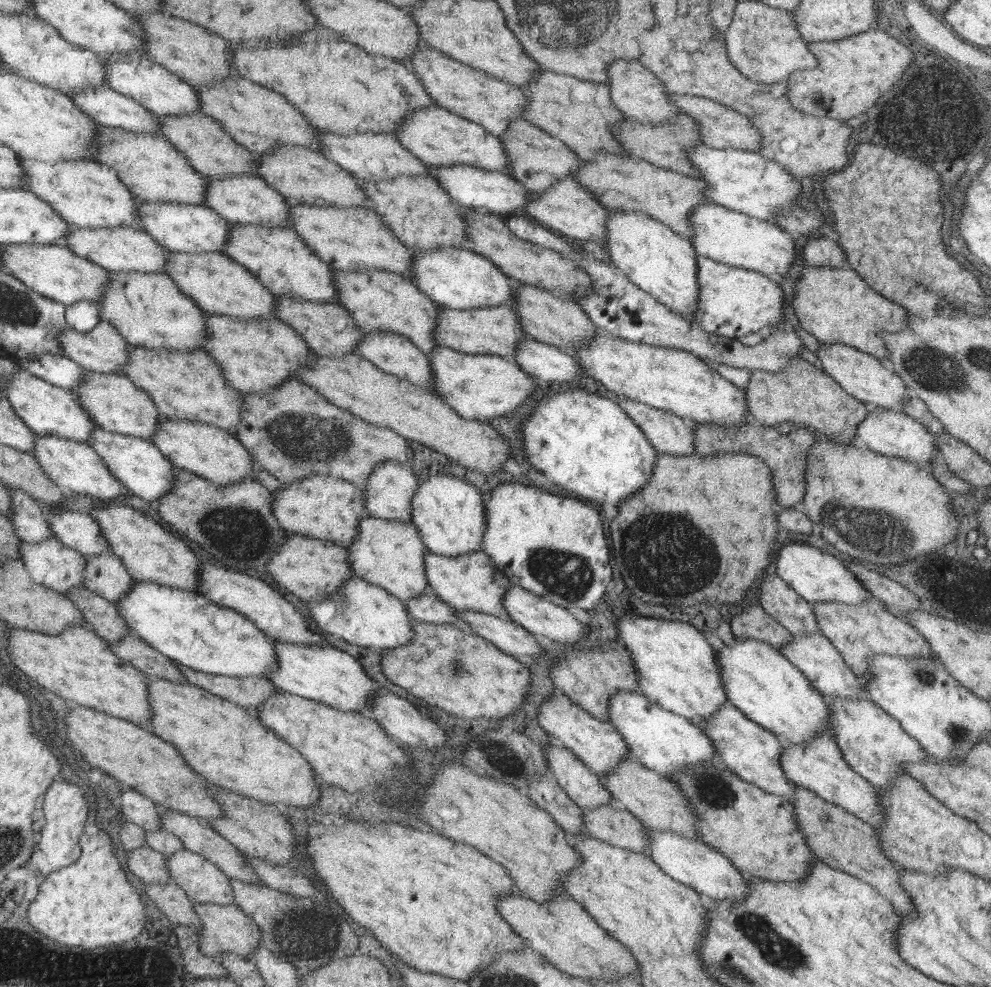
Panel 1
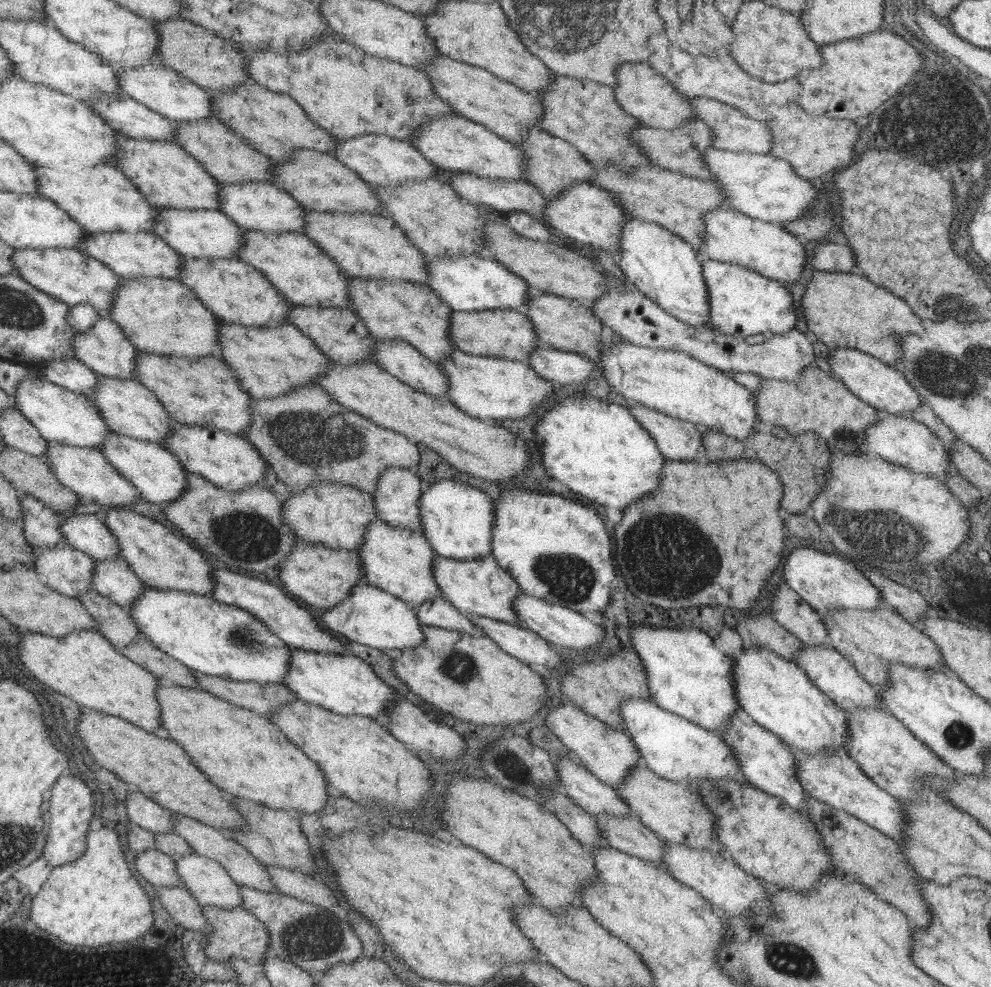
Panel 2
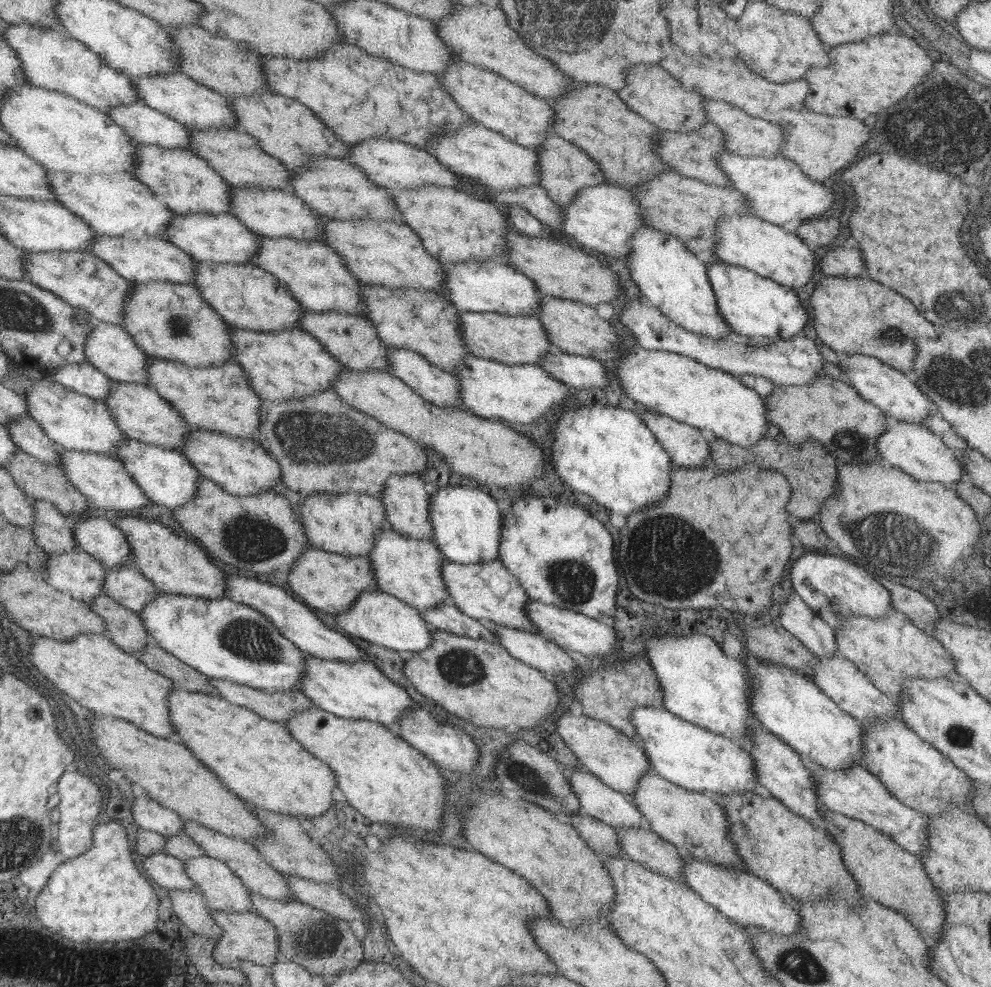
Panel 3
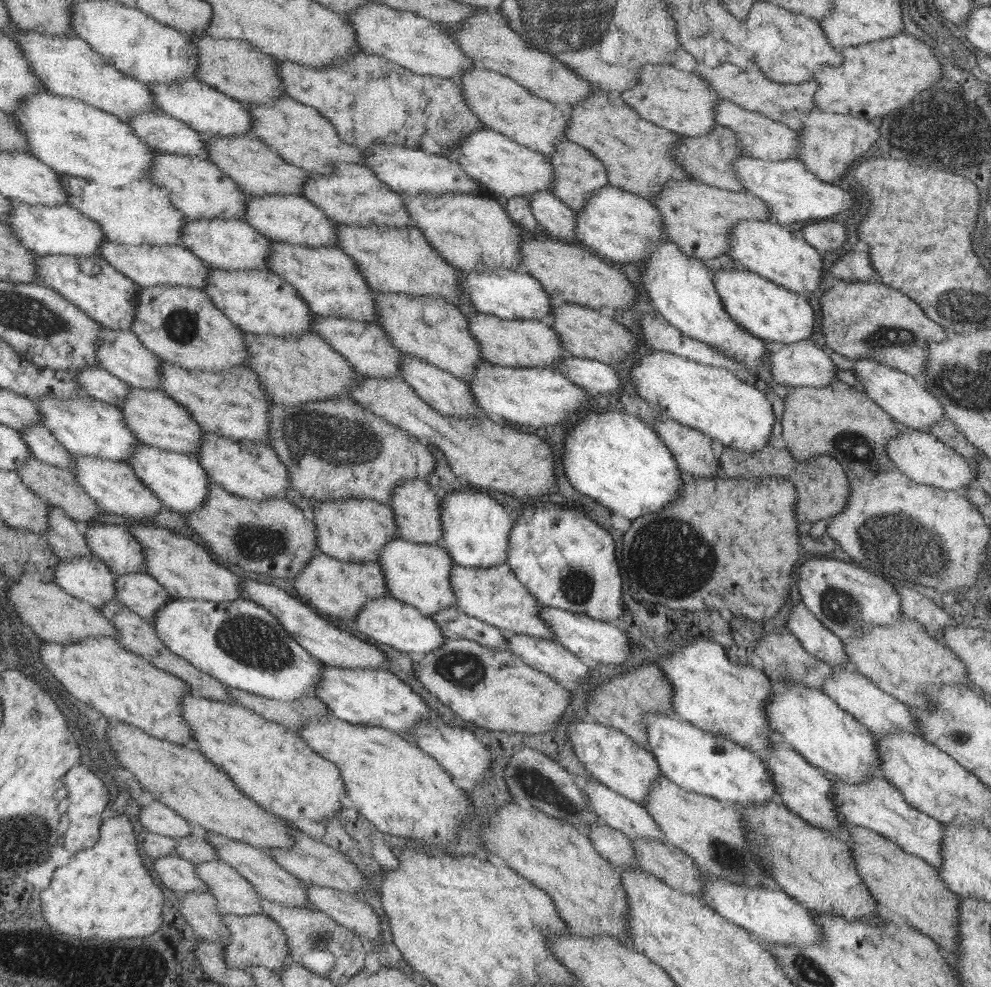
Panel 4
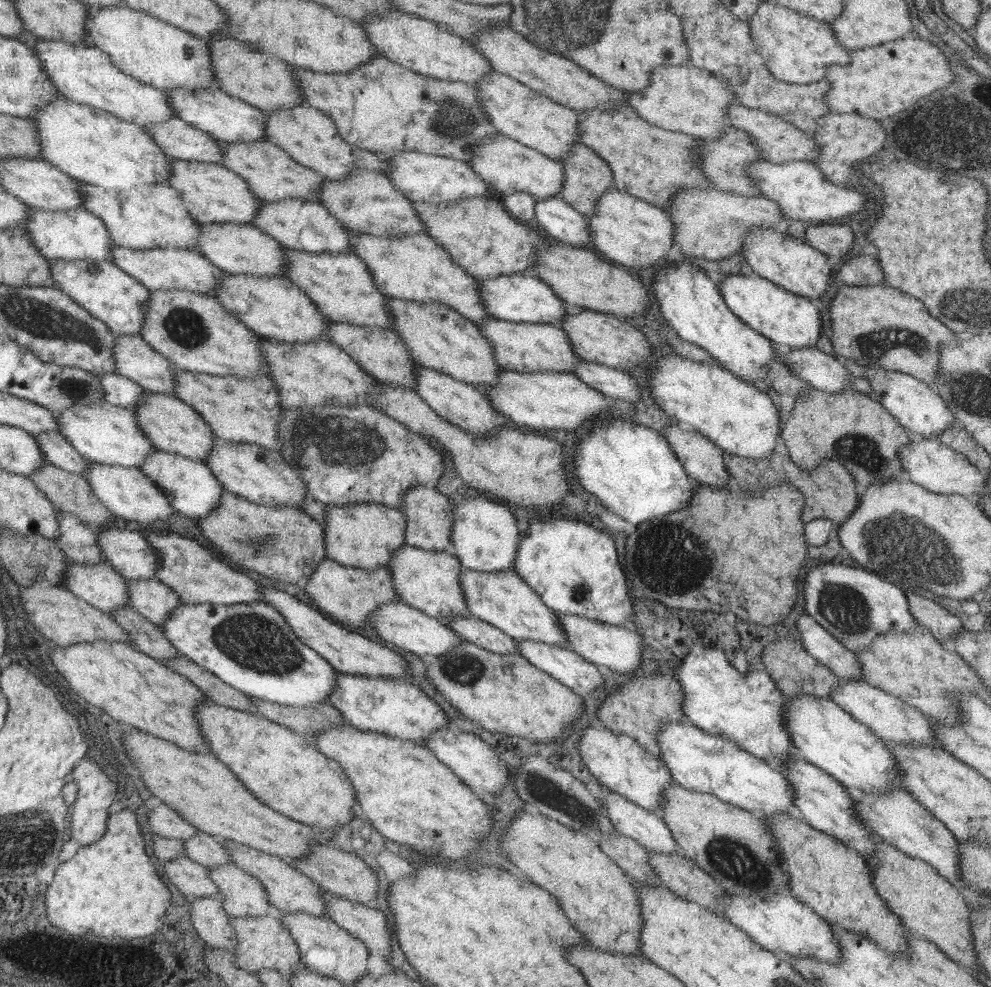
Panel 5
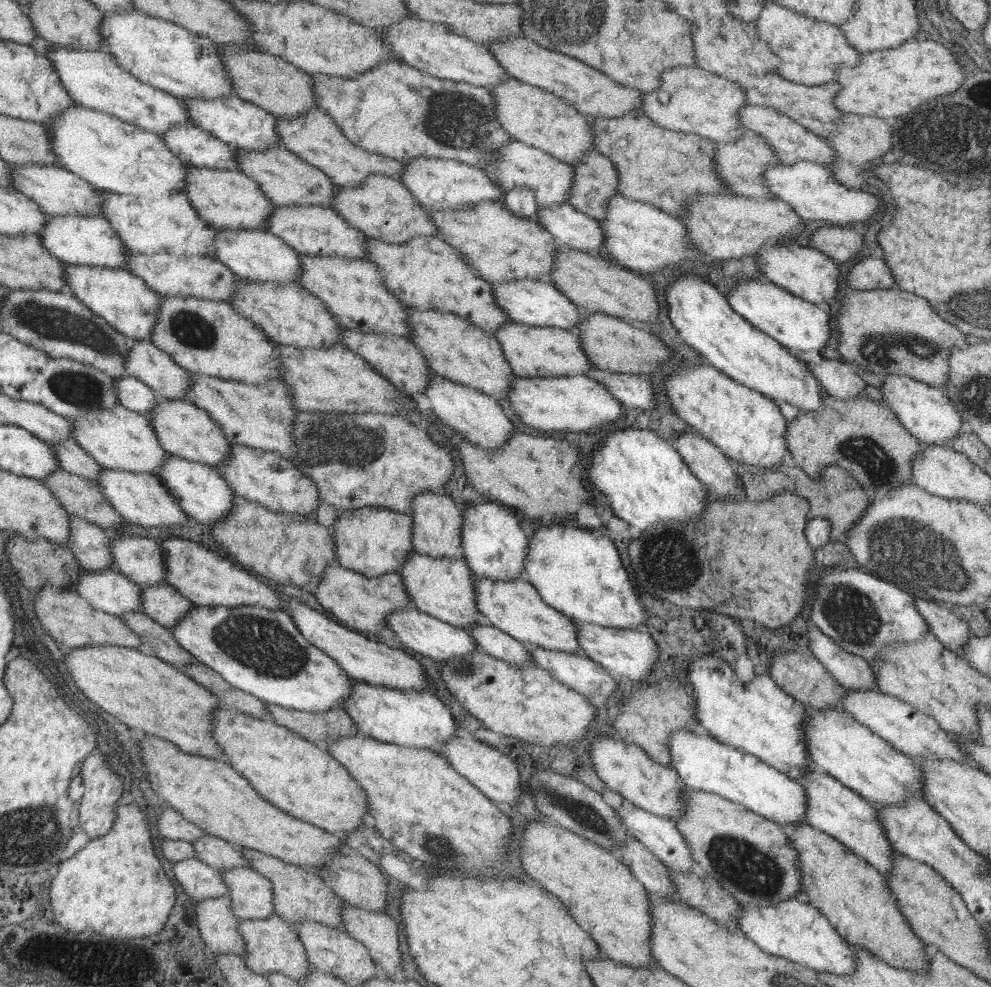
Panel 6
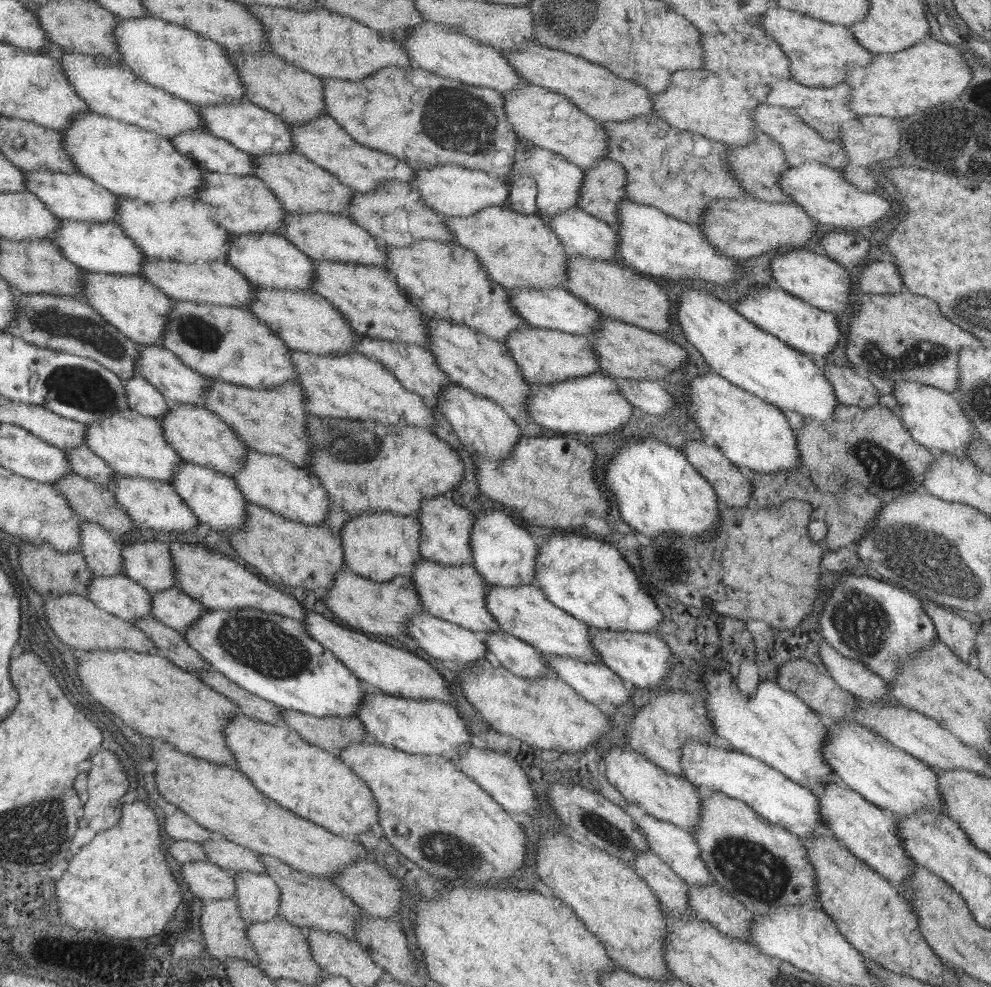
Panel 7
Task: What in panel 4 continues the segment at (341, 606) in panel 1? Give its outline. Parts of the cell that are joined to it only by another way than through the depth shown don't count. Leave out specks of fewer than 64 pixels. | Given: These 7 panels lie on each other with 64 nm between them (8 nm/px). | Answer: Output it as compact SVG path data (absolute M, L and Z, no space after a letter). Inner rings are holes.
M375 597L363 603L359 615L355 619L351 619L349 623L353 630L357 630L359 634L373 638L373 642L391 646L395 650L403 653L416 652L417 654L427 654L429 651L443 643L445 634L441 632L441 628L425 616L419 609L413 608L412 605L405 604L403 601L390 597Z

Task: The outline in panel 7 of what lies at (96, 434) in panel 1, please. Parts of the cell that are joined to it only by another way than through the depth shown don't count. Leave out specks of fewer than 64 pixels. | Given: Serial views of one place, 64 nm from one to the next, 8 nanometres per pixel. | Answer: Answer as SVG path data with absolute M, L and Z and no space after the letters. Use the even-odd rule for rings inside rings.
M181 461L181 463L177 463L177 467L173 471L171 485L176 489L177 496L181 496L181 500L188 506L189 511L199 523L207 524L209 528L219 533L237 531L239 527L245 525L247 516L244 506L246 506L247 500L237 490L231 476L226 476L195 463Z

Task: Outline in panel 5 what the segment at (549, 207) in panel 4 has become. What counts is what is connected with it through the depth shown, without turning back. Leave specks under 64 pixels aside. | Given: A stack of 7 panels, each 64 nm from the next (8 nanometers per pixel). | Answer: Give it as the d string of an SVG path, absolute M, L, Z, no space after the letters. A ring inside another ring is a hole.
M559 196L536 201L534 225L552 241L594 250L584 214L577 212Z

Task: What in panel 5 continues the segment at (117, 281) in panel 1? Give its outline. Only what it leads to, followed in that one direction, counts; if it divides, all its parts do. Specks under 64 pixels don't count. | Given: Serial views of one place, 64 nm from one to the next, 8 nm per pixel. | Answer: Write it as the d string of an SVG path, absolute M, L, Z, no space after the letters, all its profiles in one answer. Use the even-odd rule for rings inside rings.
M183 289L149 291L145 322L141 323L139 335L155 352L167 358L170 366L179 370L221 376L268 377L258 335L245 328L245 324L209 294Z

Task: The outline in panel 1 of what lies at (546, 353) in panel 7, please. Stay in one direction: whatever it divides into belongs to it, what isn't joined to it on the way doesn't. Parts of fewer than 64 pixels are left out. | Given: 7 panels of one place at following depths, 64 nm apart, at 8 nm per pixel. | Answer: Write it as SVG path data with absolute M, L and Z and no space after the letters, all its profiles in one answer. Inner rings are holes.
M505 304L468 309L442 307L437 311L435 327L433 327L433 340L439 346L456 349L457 352L499 355L504 358L513 358L515 343L519 339L527 338L527 334L521 330L521 322L515 310Z

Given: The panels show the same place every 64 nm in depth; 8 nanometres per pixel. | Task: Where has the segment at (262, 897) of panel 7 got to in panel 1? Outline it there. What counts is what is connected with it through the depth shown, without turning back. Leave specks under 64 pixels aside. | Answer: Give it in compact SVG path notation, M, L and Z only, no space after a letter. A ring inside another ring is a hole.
M177 850L164 862L168 882L175 883L193 903L233 904L229 878L199 854Z

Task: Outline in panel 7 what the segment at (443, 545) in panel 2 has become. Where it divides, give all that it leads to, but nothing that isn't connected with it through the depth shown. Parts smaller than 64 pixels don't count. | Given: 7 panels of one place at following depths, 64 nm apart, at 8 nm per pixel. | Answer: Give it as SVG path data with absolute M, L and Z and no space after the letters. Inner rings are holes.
M492 508L481 510L473 516L473 528L469 533L469 548L472 549L472 566L489 585L515 587L517 585L533 584L533 567L535 556L535 542L533 538L519 528L511 516L501 514Z

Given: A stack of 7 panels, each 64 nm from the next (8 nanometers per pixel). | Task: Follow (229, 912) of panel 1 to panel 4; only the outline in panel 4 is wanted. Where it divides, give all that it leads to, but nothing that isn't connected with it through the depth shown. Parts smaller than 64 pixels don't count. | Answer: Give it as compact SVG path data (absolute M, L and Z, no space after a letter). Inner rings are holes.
M262 913L249 916L221 915L221 923L229 932L229 943L225 945L225 964L229 969L250 971L255 967L268 970L281 970L281 967L290 965L288 962L289 948L285 946L285 934L275 921L271 921Z

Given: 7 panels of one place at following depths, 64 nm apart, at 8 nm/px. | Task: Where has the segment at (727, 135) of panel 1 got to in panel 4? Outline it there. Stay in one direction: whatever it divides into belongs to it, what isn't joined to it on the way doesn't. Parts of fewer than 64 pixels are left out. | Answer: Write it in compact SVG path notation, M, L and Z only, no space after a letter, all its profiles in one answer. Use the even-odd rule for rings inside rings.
M724 98L715 103L713 120L715 120L715 125L729 128L735 134L737 146L741 148L743 157L785 160L797 158L797 155L801 152L801 142L797 140L797 134L793 132L791 126L781 124L779 121L769 120L769 118L761 116L757 112L744 110Z

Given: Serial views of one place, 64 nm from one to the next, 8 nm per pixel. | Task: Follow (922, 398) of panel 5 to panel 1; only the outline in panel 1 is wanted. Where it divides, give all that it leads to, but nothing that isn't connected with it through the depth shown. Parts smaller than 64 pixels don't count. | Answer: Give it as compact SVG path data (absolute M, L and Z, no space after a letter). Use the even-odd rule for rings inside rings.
M819 342L815 356L821 360L821 371L842 390L868 407L900 411L901 403L910 397L902 381L884 364L884 361L841 343Z

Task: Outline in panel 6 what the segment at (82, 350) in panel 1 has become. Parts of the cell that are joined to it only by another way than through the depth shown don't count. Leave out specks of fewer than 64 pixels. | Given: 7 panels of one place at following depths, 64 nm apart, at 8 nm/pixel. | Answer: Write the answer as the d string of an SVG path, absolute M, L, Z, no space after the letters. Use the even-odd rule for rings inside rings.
M129 340L129 347L125 353L124 376L135 378L147 385L158 398L185 401L184 393L188 388L190 374L175 362L169 354L165 354L163 350L152 345L148 340Z

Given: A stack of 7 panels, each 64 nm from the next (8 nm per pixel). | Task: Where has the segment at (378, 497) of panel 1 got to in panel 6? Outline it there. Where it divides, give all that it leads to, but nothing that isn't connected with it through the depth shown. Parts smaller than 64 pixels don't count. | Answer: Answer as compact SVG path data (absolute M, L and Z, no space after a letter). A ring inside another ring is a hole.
M429 490L417 492L417 494L413 495L409 516L413 520L413 551L431 557L465 558L463 550L461 550L463 512L461 512L460 506L457 506L448 495Z

